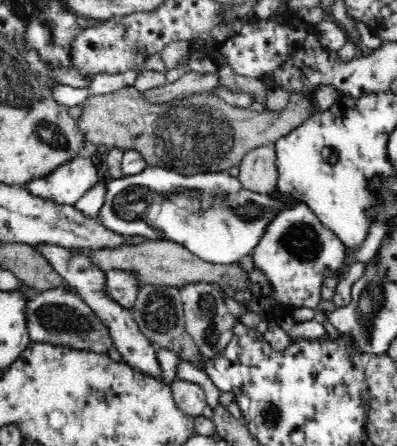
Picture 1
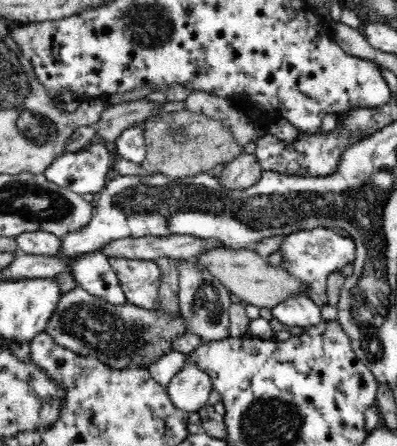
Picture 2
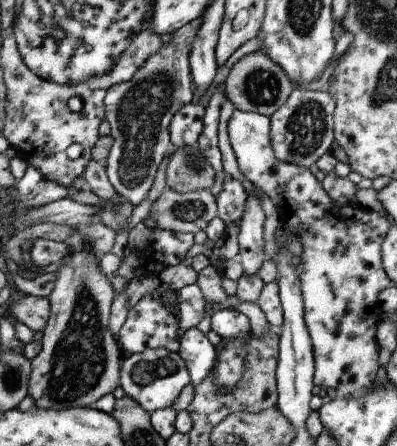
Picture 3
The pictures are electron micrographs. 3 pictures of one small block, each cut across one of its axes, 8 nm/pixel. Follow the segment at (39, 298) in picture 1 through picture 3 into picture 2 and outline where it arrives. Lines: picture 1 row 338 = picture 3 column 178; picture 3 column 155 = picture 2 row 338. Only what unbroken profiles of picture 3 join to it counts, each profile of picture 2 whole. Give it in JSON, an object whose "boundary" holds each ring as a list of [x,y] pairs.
{"boundary":[[[76,288],[64,294],[46,326],[46,332],[60,344],[74,350],[80,356],[96,358],[114,370],[144,368],[150,370],[154,362],[166,358],[166,354],[178,354],[172,342],[178,336],[194,334],[190,318],[182,312],[172,314],[164,308],[146,310],[130,302],[110,304],[108,300],[94,298],[86,290]]]}

